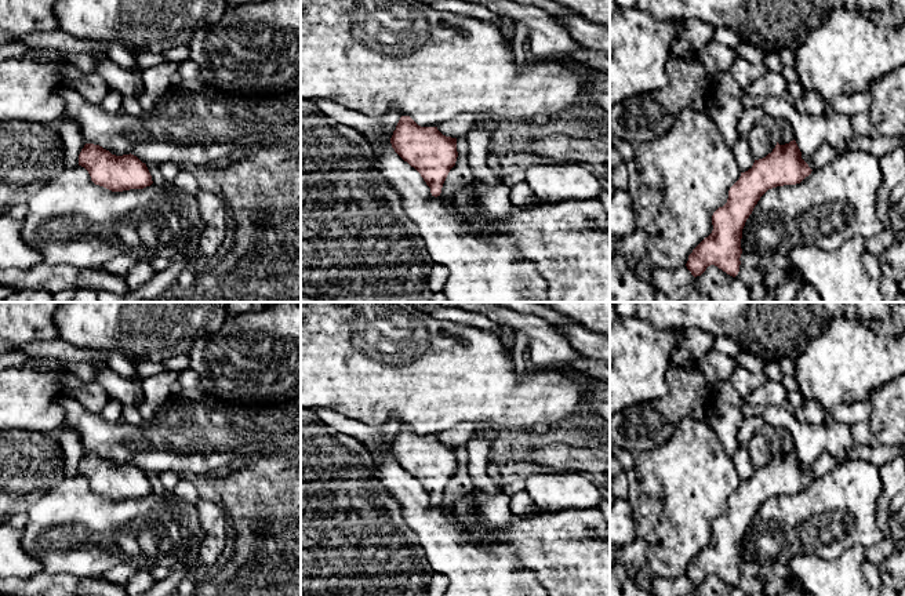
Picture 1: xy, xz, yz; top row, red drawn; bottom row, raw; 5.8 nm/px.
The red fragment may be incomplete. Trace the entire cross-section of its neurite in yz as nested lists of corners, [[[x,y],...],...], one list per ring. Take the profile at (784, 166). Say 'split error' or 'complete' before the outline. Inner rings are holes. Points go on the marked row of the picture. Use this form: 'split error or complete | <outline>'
complete | [[[795,139],[785,145],[777,142],[771,153],[755,160],[730,188],[727,203],[713,212],[712,233],[688,255],[686,266],[691,275],[701,276],[715,265],[735,277],[741,265],[742,229],[760,197],[768,189],[800,183],[811,171]]]

